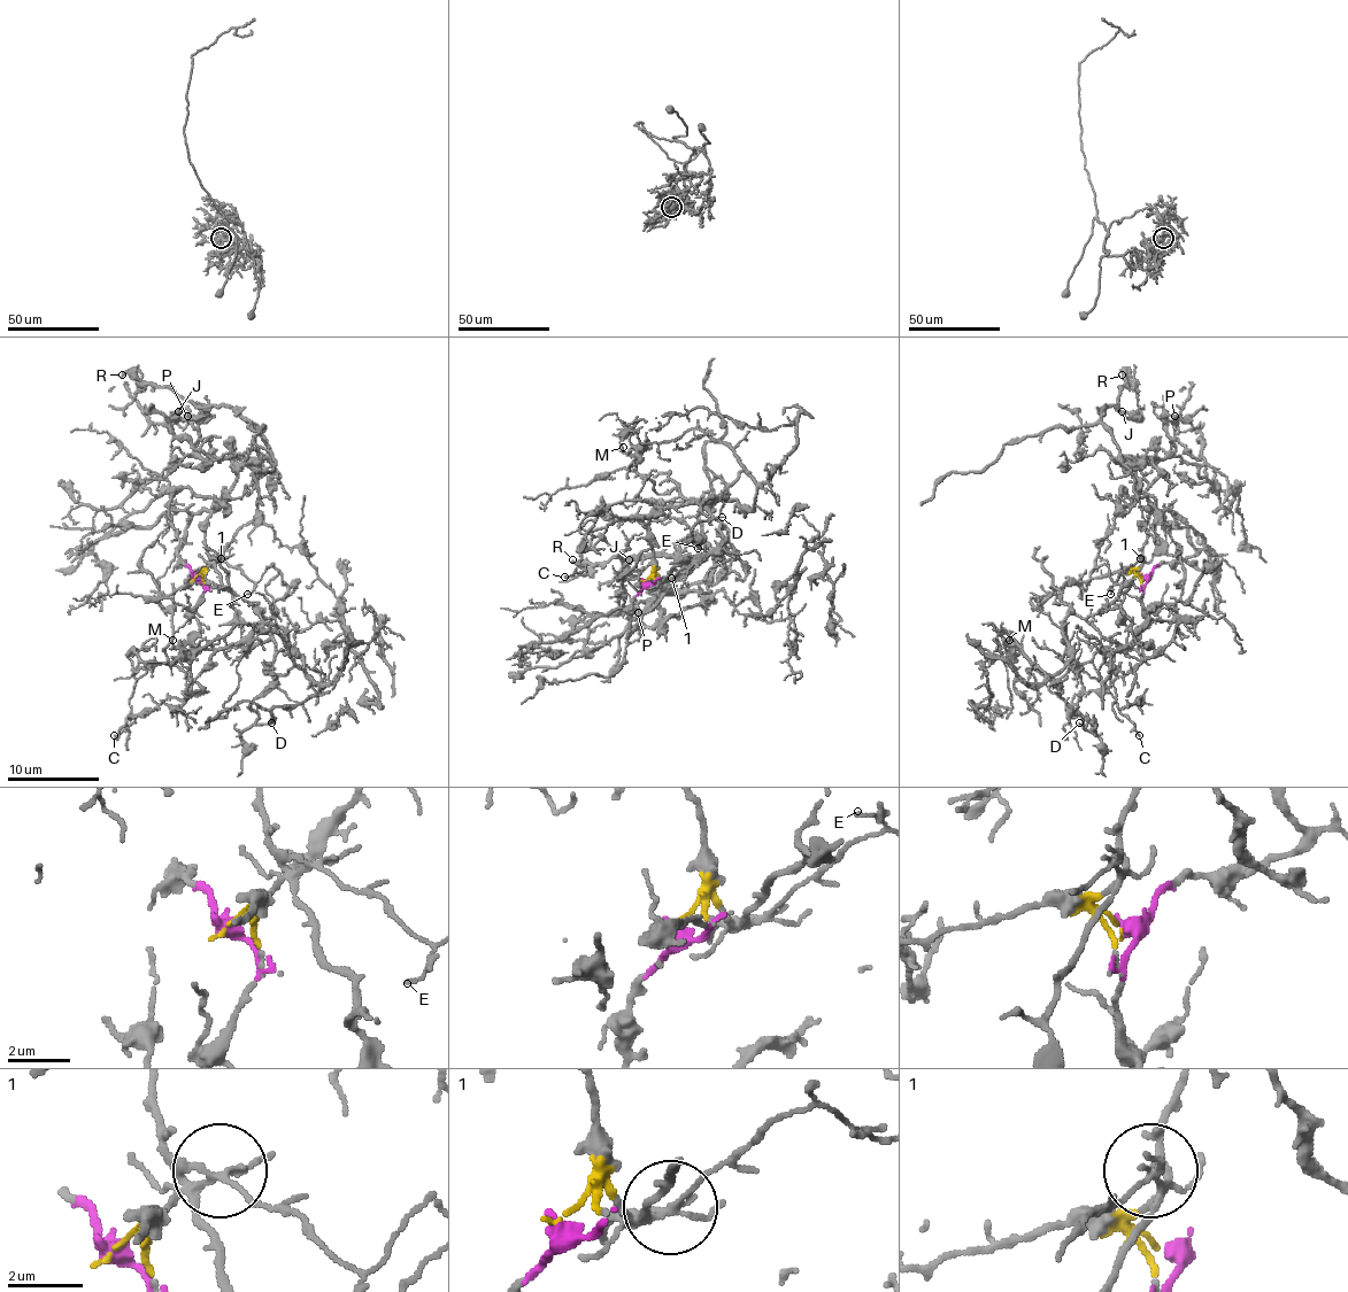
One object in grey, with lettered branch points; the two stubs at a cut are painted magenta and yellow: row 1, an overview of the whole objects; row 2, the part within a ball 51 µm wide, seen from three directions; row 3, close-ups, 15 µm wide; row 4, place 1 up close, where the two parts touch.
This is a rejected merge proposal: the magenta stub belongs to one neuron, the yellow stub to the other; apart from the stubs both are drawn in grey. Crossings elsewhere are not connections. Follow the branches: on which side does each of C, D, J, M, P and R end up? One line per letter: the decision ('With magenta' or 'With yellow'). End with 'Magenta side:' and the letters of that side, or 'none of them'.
C: With yellow
D: With yellow
J: With magenta
M: With yellow
P: With magenta
R: With magenta
Magenta side: J, P, R

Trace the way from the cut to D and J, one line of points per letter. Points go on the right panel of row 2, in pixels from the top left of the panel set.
D: (1145, 578), (1112, 571), (1060, 587), (1069, 658), (1057, 672), (1033, 667), (1078, 722)
J: (1145, 578), (1195, 547), (1184, 521), (1115, 457), (1101, 412), (1112, 405), (1138, 418), (1122, 412)

